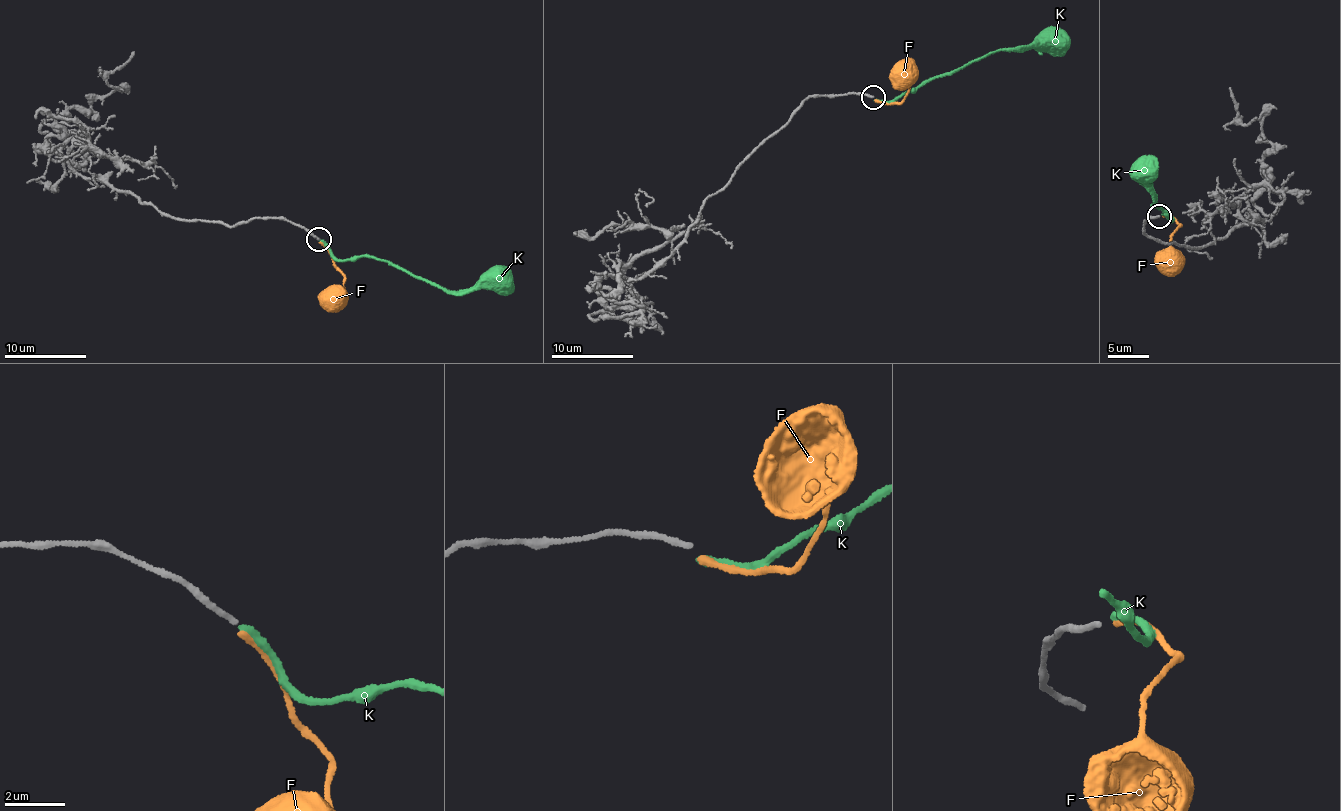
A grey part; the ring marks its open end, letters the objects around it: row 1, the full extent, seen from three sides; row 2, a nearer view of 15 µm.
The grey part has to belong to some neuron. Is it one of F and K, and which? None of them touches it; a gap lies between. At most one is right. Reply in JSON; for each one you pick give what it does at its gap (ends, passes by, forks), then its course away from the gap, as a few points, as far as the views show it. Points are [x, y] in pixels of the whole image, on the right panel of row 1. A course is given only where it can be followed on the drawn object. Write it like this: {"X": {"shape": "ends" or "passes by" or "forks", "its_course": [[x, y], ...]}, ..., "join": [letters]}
{"F": {"shape": "ends", "its_course": [[1163, 215], [1180, 226], [1171, 245], [1178, 253], [1175, 260]]}, "join": ["F"]}

